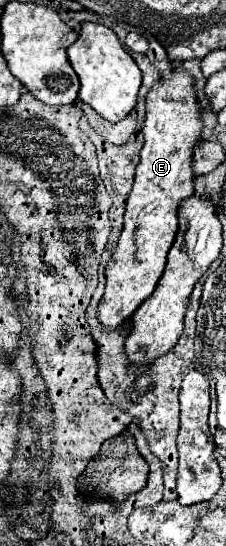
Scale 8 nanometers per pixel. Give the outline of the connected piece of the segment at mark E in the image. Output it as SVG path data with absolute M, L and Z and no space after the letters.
M175 68L171 70L169 78L155 82L147 94L147 118L143 122L145 144L141 150L141 162L137 164L135 184L127 198L125 226L119 236L119 244L105 268L105 294L97 306L99 322L105 328L125 324L139 304L151 296L165 270L165 258L179 228L179 206L183 200L195 194L195 174L191 162L193 150L201 142L201 132L203 120L195 94L195 80L187 70Z

